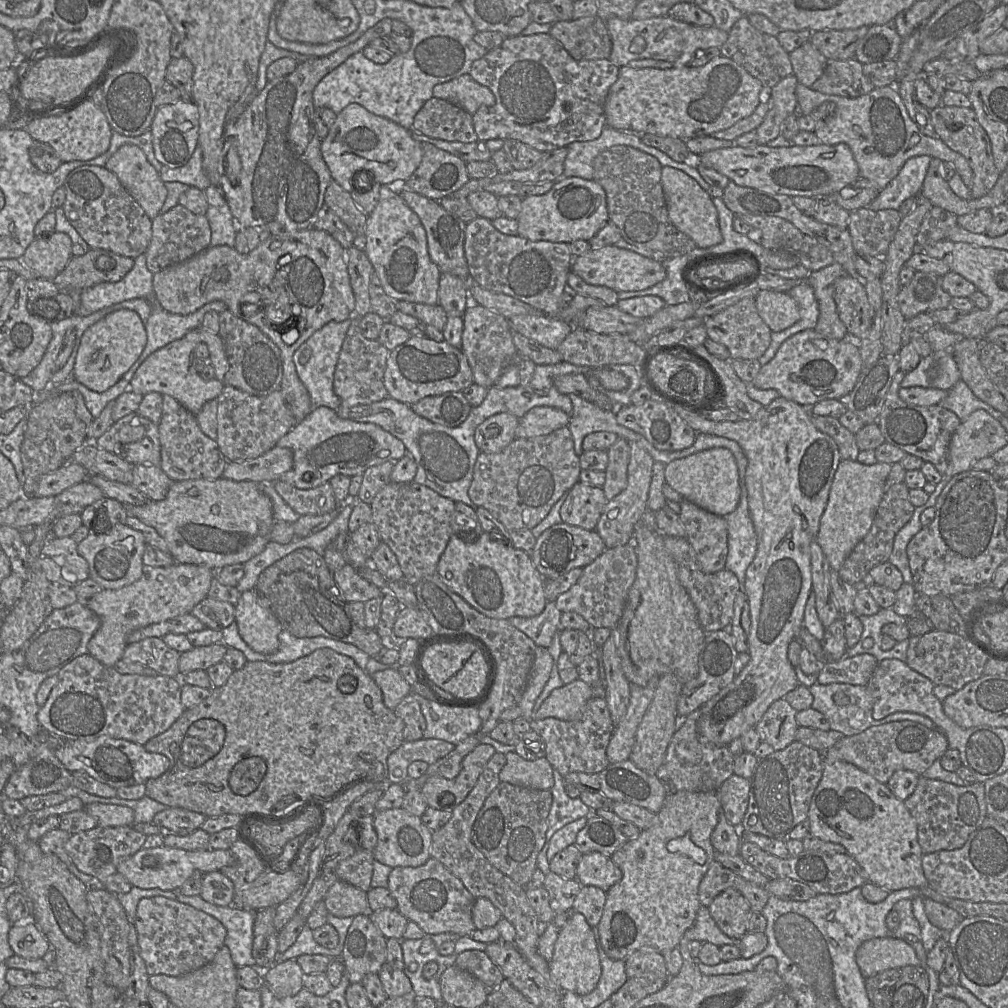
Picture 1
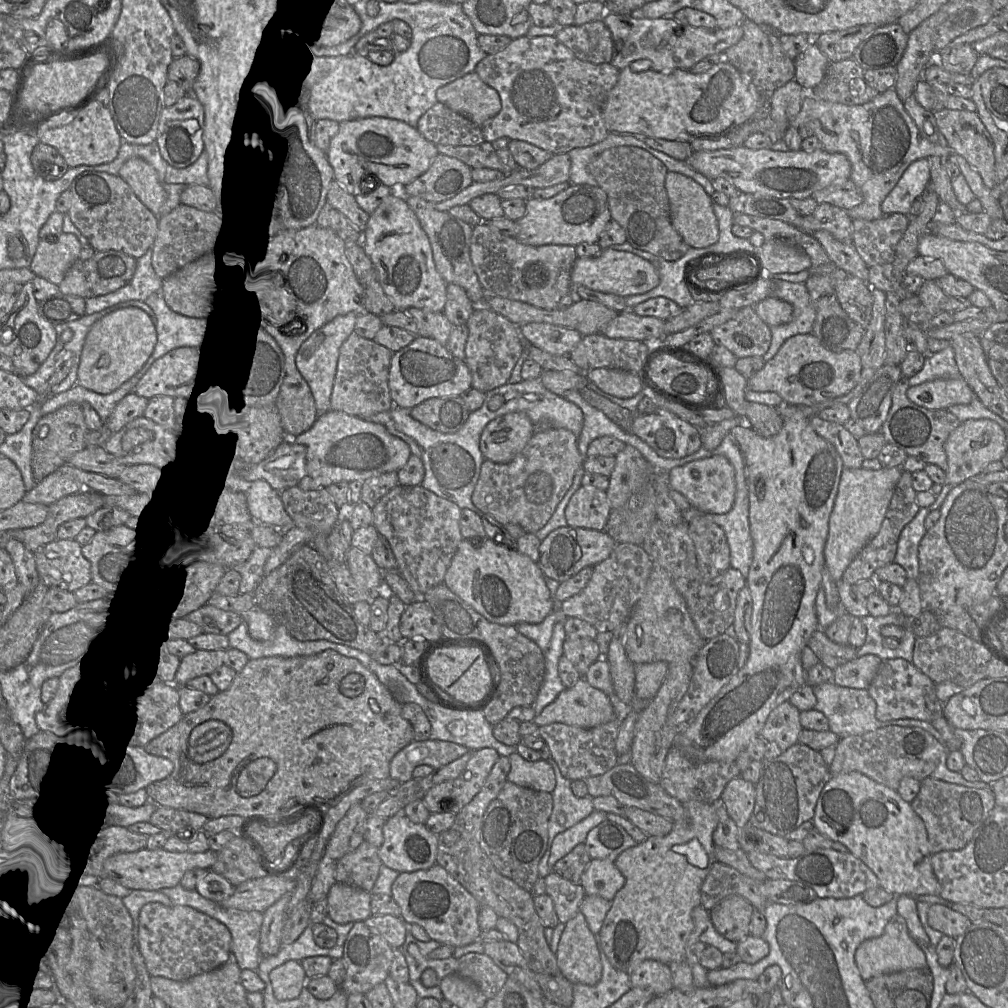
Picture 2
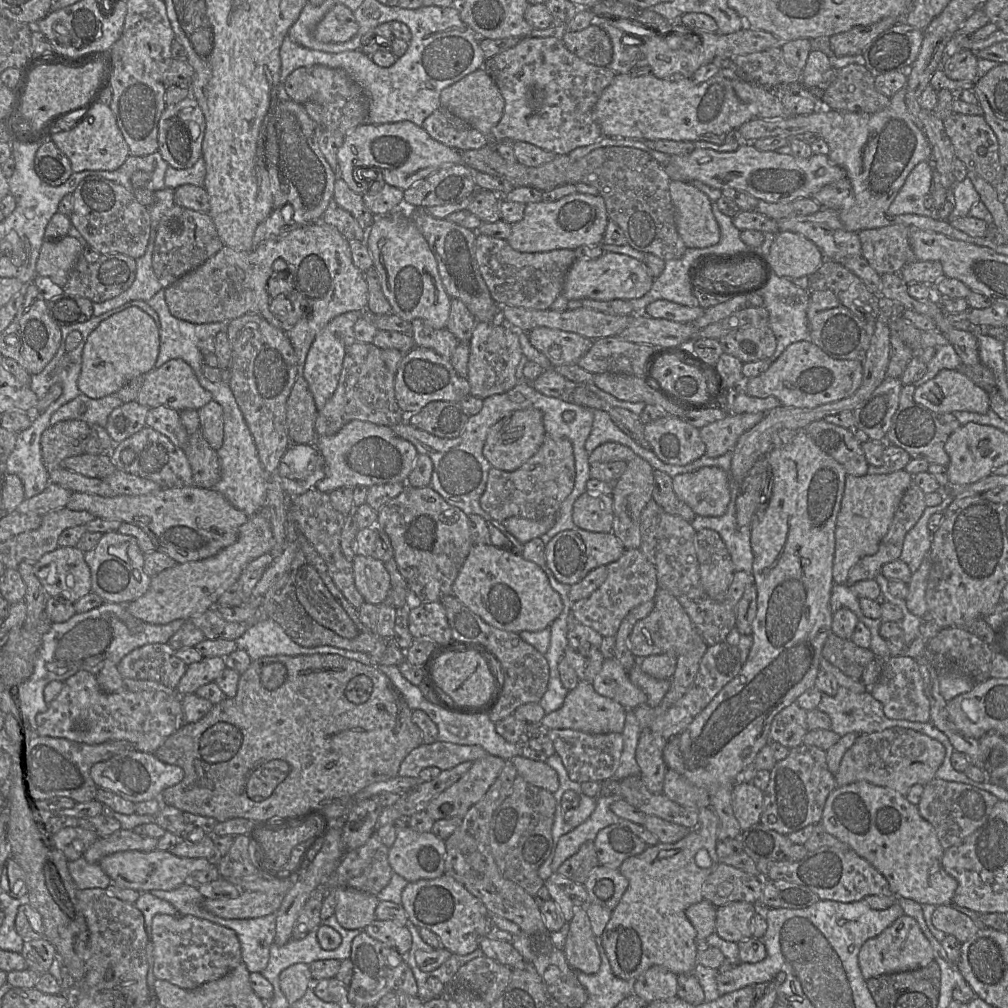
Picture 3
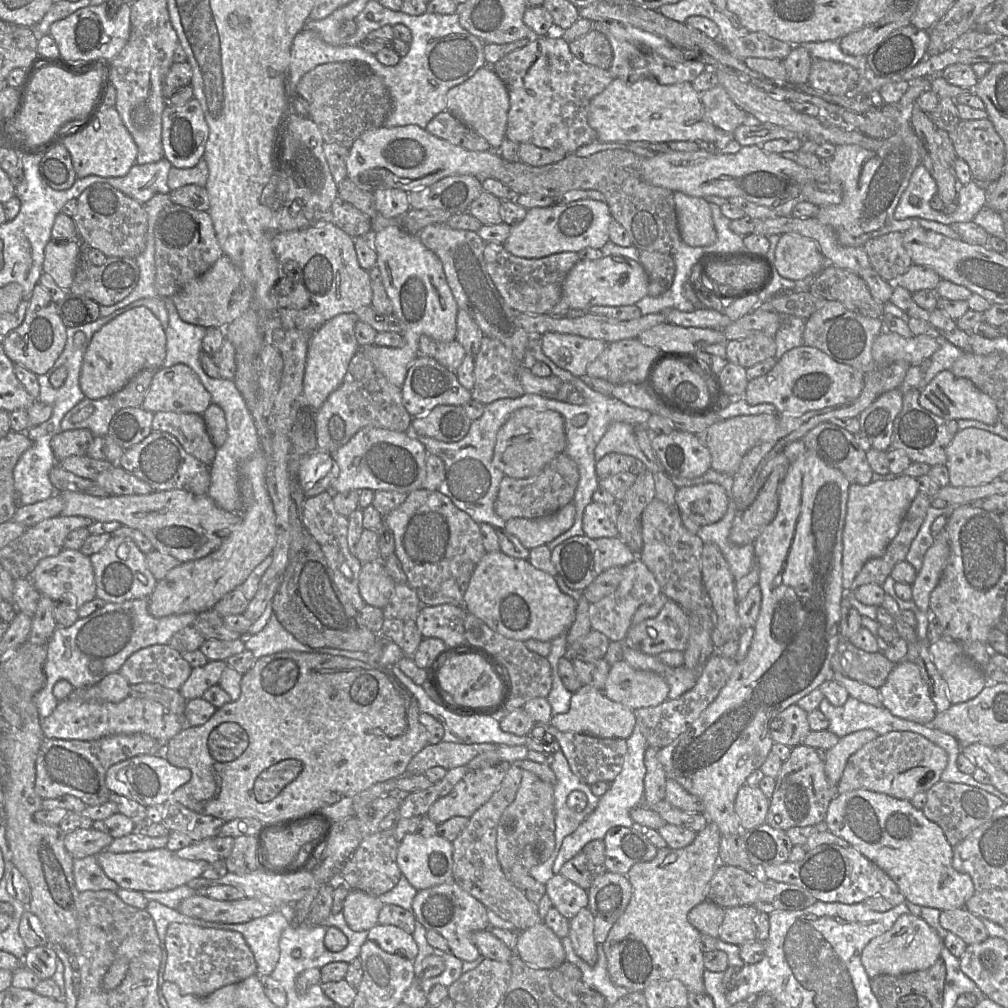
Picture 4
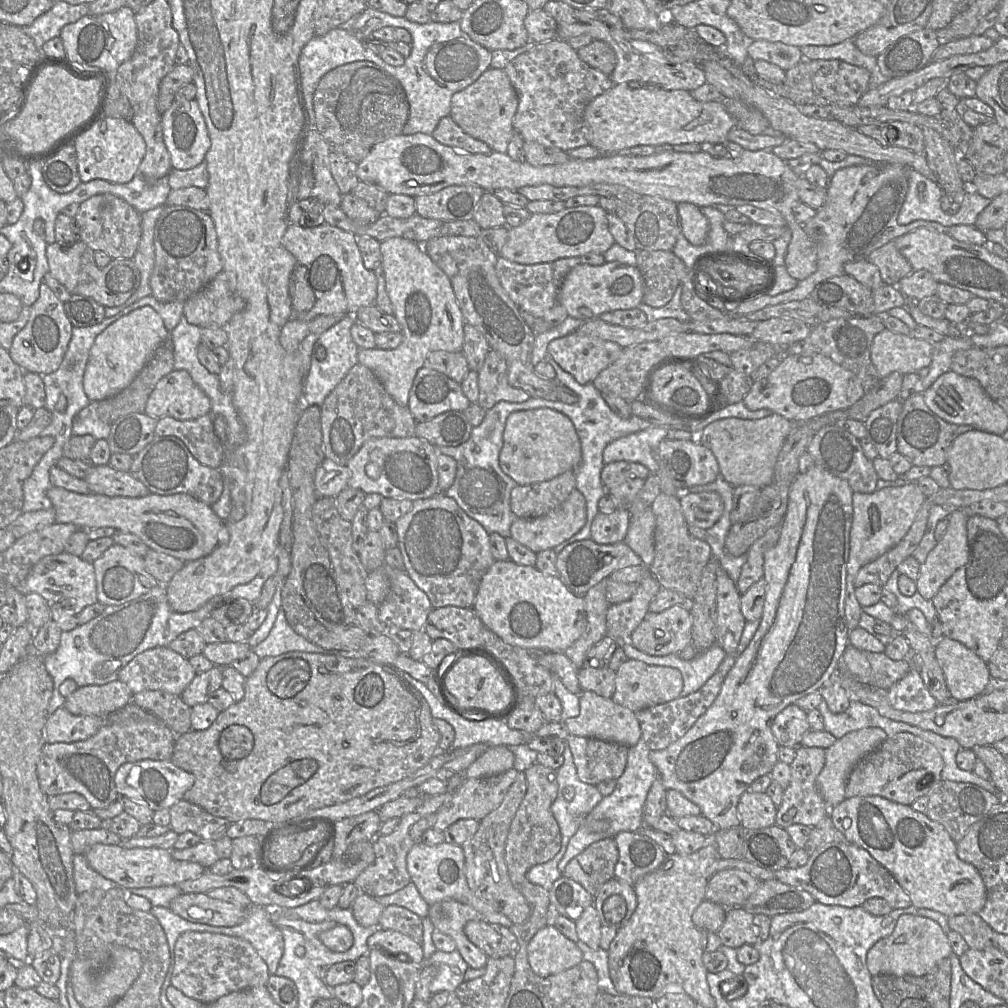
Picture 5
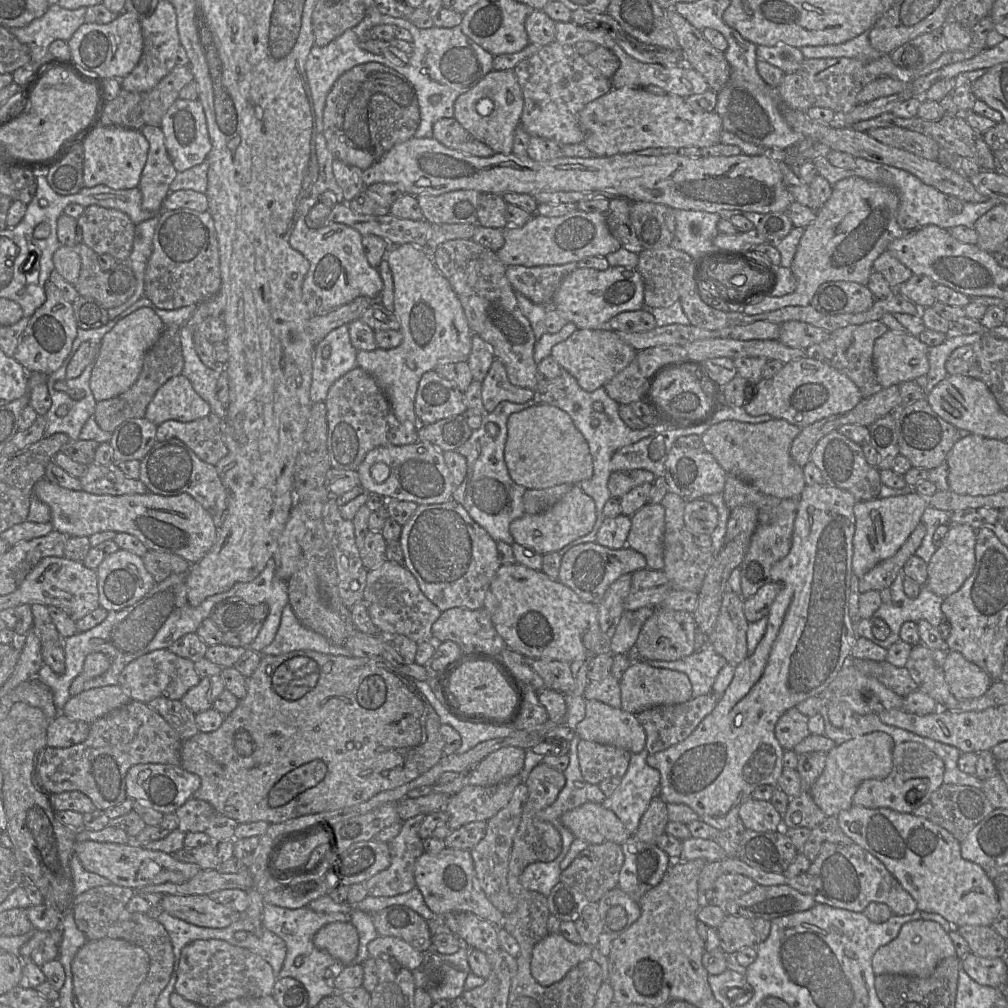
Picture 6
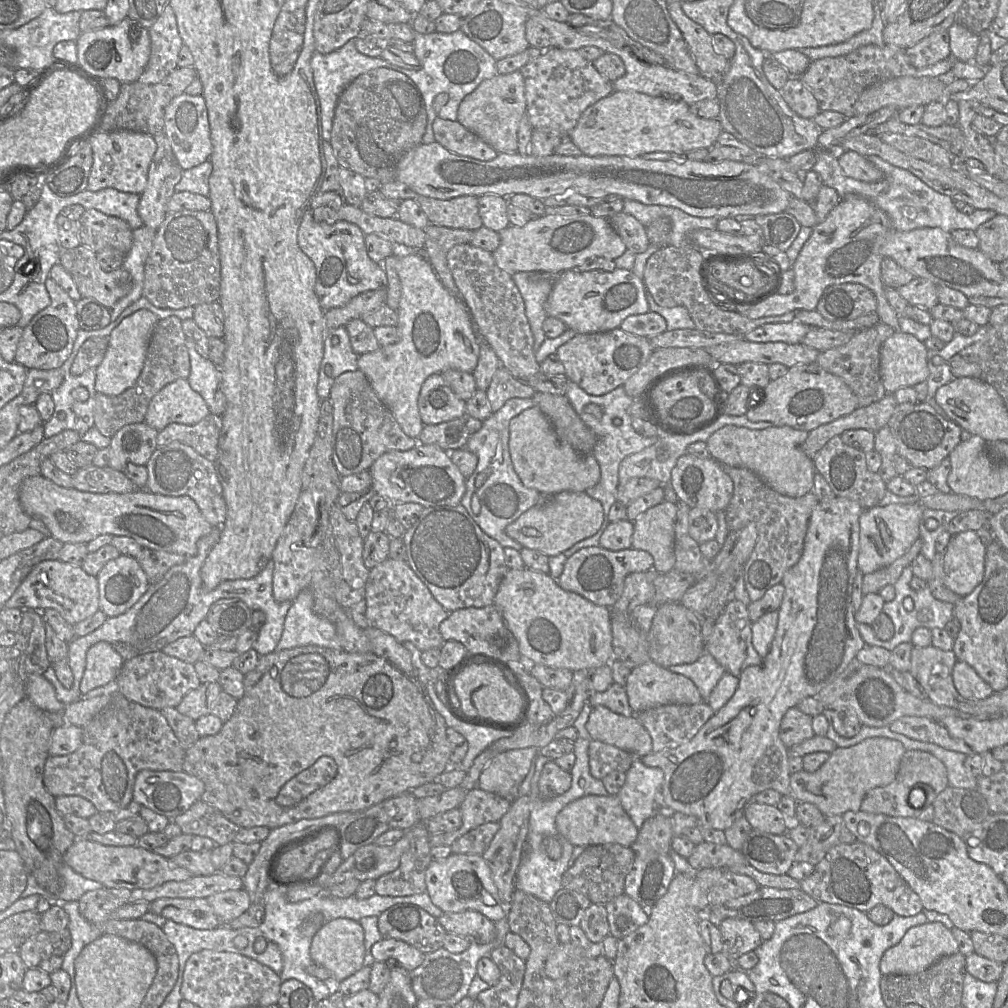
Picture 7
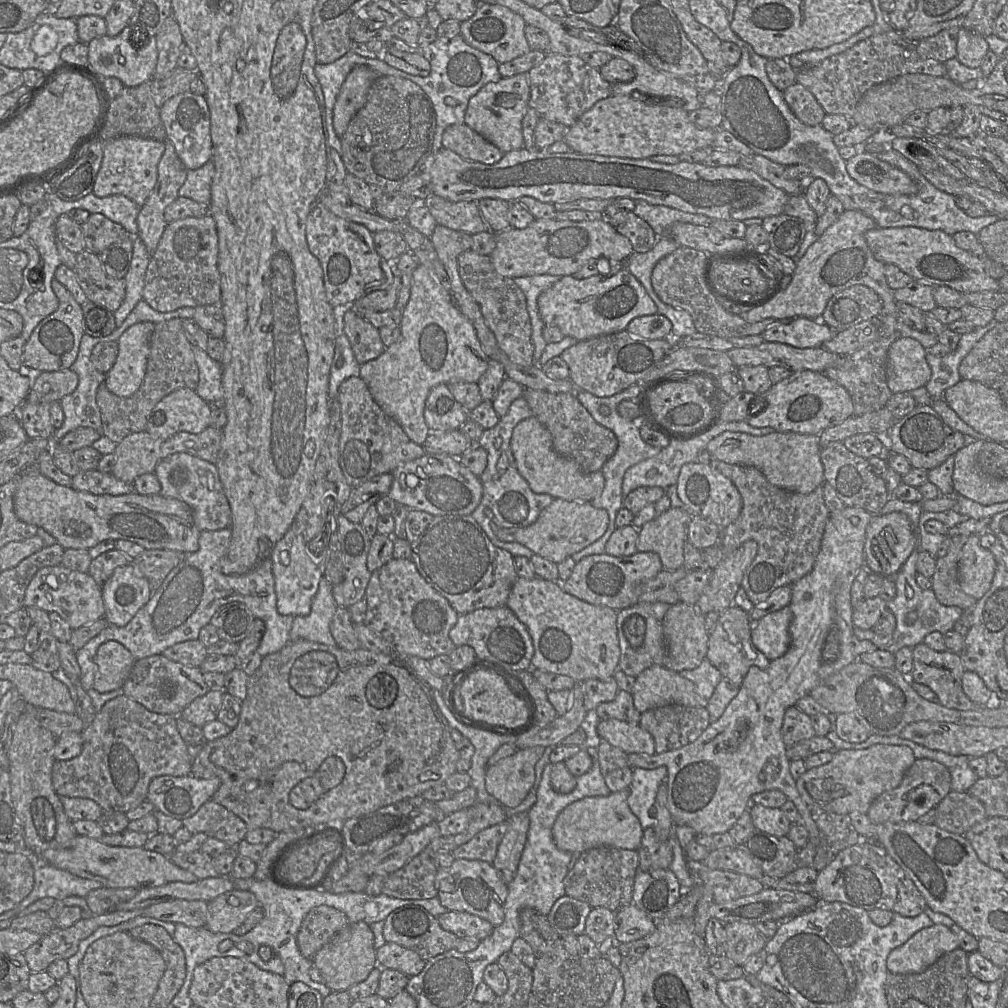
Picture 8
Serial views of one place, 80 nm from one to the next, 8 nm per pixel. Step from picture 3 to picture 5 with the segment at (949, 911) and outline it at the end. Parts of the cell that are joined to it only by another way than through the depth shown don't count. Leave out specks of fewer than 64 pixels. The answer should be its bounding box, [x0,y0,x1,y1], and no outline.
[948,914,994,950]

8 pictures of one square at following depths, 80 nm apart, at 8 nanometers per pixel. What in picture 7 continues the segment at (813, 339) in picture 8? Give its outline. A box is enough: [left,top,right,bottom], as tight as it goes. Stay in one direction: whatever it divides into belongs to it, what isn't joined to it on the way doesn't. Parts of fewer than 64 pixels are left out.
[744,322,811,344]

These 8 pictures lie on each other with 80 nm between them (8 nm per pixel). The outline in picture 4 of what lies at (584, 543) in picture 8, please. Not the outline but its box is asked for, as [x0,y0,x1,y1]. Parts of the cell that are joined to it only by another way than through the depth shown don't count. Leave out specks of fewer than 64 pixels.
[505,500,575,549]

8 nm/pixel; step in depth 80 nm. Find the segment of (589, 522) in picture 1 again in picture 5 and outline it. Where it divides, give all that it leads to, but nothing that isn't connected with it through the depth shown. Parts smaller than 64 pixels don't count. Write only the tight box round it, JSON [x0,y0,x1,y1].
[591,506,631,544]

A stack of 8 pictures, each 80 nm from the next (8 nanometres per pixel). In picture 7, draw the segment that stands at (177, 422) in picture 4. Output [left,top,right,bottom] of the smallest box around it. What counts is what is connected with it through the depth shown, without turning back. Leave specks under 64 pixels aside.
[157,414,222,463]

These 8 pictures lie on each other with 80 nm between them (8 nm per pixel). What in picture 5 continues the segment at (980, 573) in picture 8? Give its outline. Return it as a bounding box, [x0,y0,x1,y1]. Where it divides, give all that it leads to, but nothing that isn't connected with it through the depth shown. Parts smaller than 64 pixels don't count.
[916,508,969,600]

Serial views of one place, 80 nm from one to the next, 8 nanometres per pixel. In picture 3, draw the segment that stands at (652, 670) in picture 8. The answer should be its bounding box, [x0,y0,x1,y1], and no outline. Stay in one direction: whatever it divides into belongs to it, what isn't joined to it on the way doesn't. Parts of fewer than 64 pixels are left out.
[593,658,648,708]

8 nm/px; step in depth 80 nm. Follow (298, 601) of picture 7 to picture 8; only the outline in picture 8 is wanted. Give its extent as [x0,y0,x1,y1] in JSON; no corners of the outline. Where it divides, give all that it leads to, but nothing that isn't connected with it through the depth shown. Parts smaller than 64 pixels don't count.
[290,577,337,646]

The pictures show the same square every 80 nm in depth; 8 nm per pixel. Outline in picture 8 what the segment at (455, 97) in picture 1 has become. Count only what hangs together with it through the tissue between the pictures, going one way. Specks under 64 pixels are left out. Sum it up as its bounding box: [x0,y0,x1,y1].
[464,73,530,153]

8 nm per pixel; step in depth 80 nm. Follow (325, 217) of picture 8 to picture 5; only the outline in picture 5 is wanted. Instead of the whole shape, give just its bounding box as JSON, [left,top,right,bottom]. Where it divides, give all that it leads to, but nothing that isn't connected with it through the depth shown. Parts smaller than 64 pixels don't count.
[282,223,377,320]

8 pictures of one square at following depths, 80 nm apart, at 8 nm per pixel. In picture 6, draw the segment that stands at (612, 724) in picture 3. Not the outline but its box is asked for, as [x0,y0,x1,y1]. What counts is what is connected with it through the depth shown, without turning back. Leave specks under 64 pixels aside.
[575,699,646,754]

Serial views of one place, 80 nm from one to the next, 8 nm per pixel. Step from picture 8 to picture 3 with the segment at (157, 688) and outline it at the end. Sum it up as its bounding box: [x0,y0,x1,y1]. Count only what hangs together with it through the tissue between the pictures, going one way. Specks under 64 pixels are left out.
[118,643,187,689]

